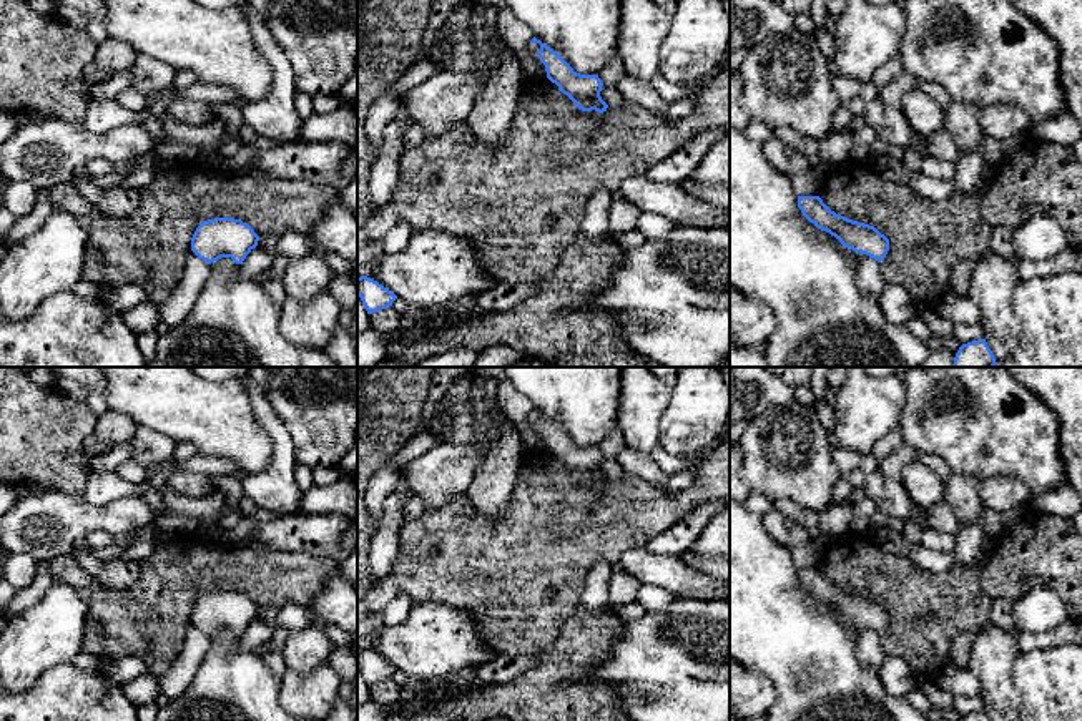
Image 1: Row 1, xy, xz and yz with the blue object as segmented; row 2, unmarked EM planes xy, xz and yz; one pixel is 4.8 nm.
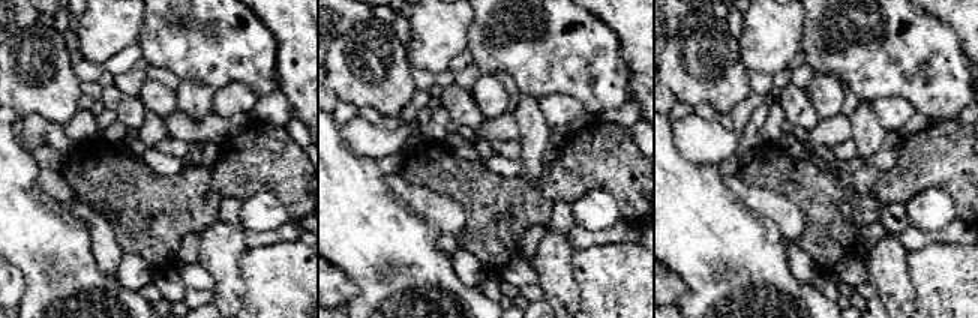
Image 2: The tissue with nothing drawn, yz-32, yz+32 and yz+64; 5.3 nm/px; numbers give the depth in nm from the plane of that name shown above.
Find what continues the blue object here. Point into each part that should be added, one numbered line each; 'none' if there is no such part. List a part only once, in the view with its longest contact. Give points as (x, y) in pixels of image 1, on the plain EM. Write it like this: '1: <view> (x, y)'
none

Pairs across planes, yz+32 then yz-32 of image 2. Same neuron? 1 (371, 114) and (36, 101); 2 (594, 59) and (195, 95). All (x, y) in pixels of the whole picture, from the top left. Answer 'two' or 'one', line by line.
1: two
2: two

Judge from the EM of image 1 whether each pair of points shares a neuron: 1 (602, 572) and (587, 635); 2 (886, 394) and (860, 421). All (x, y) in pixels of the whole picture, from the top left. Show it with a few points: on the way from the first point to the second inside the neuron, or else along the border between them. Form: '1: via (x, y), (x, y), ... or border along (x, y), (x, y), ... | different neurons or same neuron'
1: border along (605, 607), (580, 610) | different neurons
2: via (880, 401), (866, 414) | same neuron

